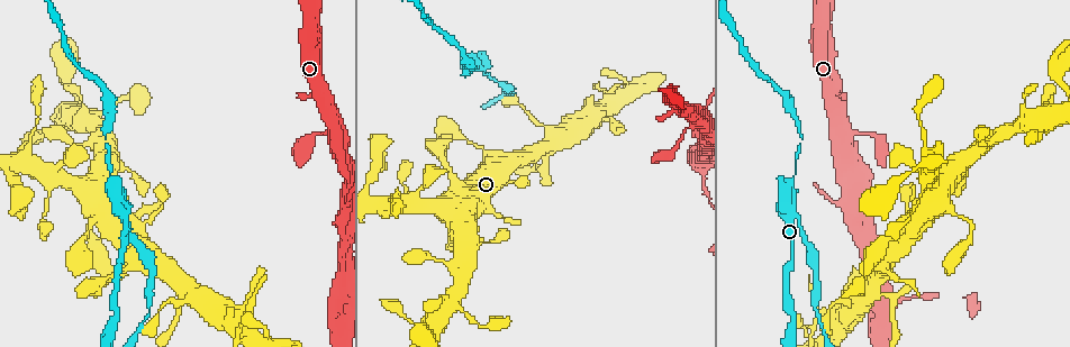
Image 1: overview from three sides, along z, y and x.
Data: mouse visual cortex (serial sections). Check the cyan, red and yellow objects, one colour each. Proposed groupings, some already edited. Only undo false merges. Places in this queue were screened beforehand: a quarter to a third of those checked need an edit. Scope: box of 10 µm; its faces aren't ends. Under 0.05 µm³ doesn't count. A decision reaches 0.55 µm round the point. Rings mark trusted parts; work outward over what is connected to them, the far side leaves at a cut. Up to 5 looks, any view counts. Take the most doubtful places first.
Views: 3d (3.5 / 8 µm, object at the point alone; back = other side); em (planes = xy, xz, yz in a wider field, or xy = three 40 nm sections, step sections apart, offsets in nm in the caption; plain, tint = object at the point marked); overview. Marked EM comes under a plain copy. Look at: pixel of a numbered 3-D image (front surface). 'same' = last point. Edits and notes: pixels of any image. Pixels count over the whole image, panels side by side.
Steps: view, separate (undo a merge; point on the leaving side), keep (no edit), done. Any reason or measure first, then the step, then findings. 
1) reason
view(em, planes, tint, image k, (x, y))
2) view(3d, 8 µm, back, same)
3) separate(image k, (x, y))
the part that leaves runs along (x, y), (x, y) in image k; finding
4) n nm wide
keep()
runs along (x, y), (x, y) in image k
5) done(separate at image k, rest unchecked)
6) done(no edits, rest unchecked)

calibre changes
view(3d, 8 µm, image 1, (111, 168))

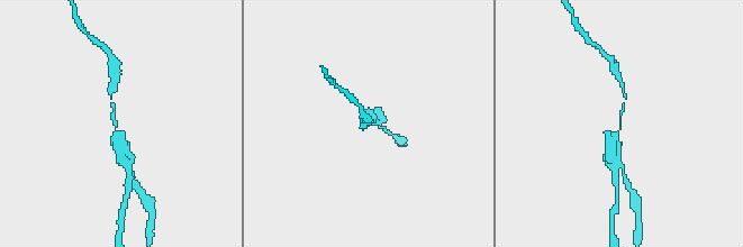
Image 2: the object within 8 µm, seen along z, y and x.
shape alone is not enough
view(em, planes, tint, same)

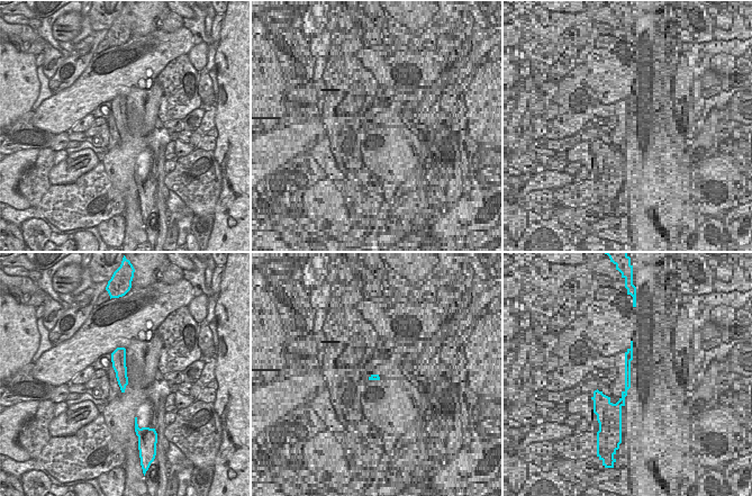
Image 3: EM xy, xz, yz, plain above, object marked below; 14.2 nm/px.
separate(image 2, (136, 185))
two cells meet here

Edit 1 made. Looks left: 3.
redraw
view(overview)

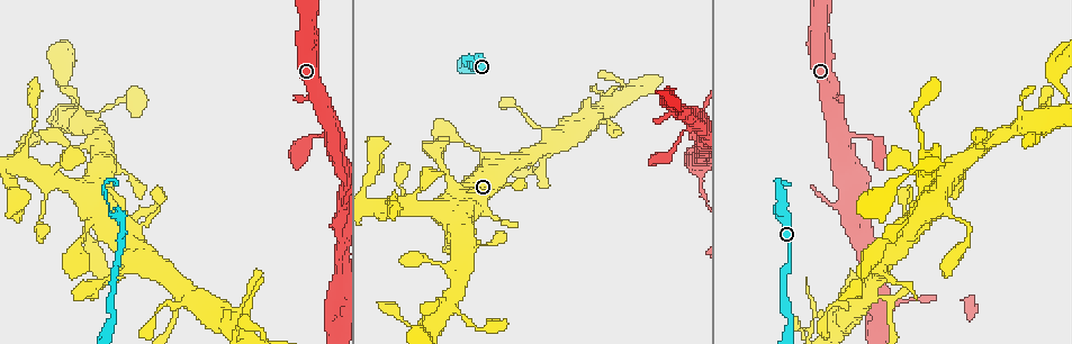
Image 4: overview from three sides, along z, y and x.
calibre changes
view(3d, 8 µm, back, image 4, (24, 152))

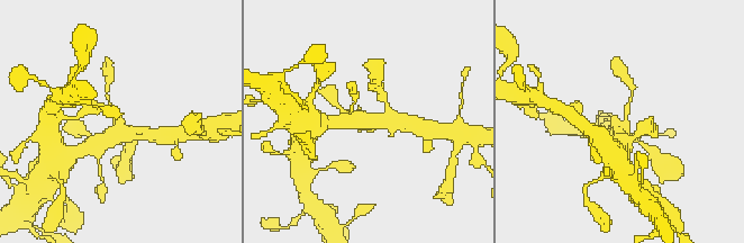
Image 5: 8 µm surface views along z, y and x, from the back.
view(3d, 3.5 µm, back, same)

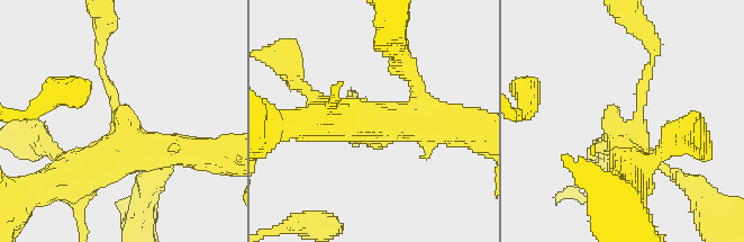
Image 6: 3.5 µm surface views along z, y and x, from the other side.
arms of 150, 450, 600 nm
keep()
runs along (79, 171), (124, 150), (99, 56) in image 6; continuous, no second cell

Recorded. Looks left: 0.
done(separate at image 2, rest unchecked)

